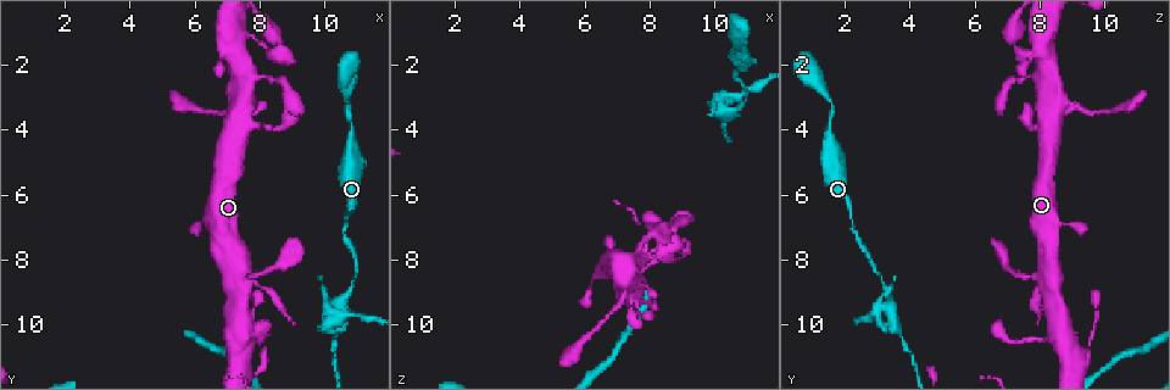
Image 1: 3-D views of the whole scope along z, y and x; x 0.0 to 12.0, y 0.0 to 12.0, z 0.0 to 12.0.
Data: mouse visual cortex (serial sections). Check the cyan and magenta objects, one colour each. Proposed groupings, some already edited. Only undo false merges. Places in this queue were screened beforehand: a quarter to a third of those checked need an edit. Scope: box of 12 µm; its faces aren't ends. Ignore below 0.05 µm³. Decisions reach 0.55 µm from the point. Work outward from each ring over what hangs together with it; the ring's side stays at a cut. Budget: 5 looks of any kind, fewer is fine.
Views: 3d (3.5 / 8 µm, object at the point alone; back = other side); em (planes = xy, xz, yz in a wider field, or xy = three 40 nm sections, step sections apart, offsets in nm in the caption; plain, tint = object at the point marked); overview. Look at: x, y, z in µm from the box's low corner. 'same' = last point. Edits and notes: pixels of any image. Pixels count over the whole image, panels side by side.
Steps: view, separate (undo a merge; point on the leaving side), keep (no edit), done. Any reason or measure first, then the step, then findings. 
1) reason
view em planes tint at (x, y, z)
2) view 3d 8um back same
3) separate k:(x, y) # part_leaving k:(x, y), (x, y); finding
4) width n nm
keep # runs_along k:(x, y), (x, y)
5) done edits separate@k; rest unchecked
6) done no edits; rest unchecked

thin neck
view 3d 3.5um at (10.3, 9.5, 3.4)

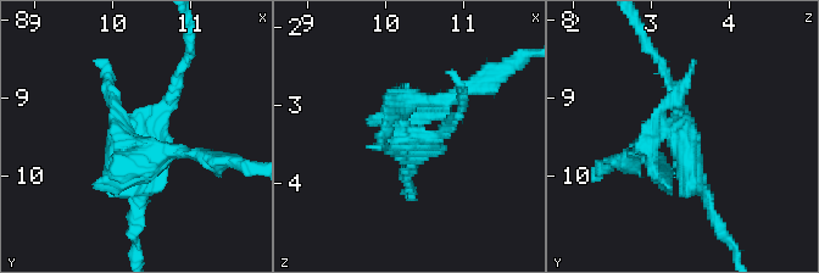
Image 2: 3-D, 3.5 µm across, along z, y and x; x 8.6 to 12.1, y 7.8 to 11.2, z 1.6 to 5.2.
view em xy step 5 plain at (10.30, 9.50, 3.45)

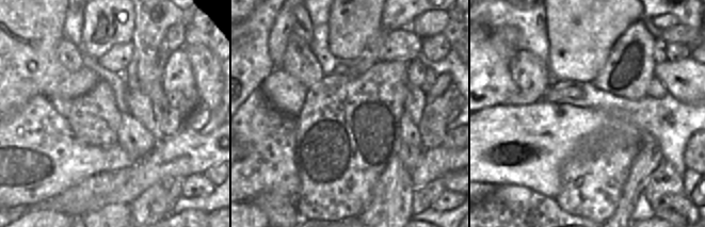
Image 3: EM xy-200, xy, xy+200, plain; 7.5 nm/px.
view em xy step 5 tint same

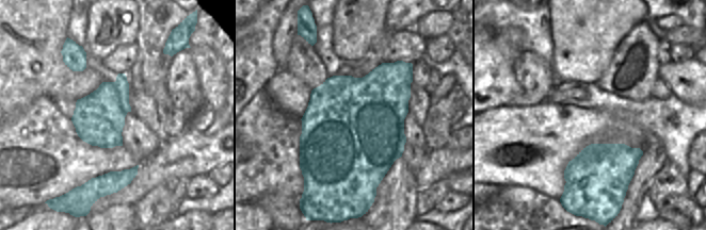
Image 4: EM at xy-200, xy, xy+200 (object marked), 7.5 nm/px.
separate 2:(445, 102) # a second cell is stuck on

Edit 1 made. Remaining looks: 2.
sharp bend
view 3d 3.5um at (7.3, 3.3, 8.6)

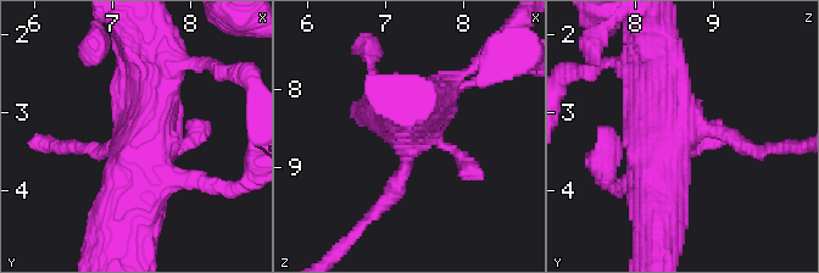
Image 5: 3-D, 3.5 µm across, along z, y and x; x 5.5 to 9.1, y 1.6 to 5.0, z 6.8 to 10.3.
view em xy step 3 tint same

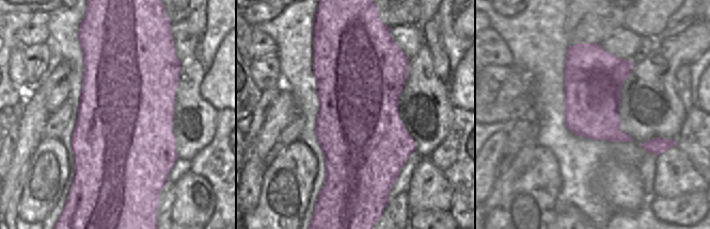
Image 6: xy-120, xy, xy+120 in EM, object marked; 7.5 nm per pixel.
keep # runs_along 5:(122, 233), (152, 124), (152, 72); all the same cell

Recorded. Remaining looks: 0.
done edits separate@2; rest unchecked

